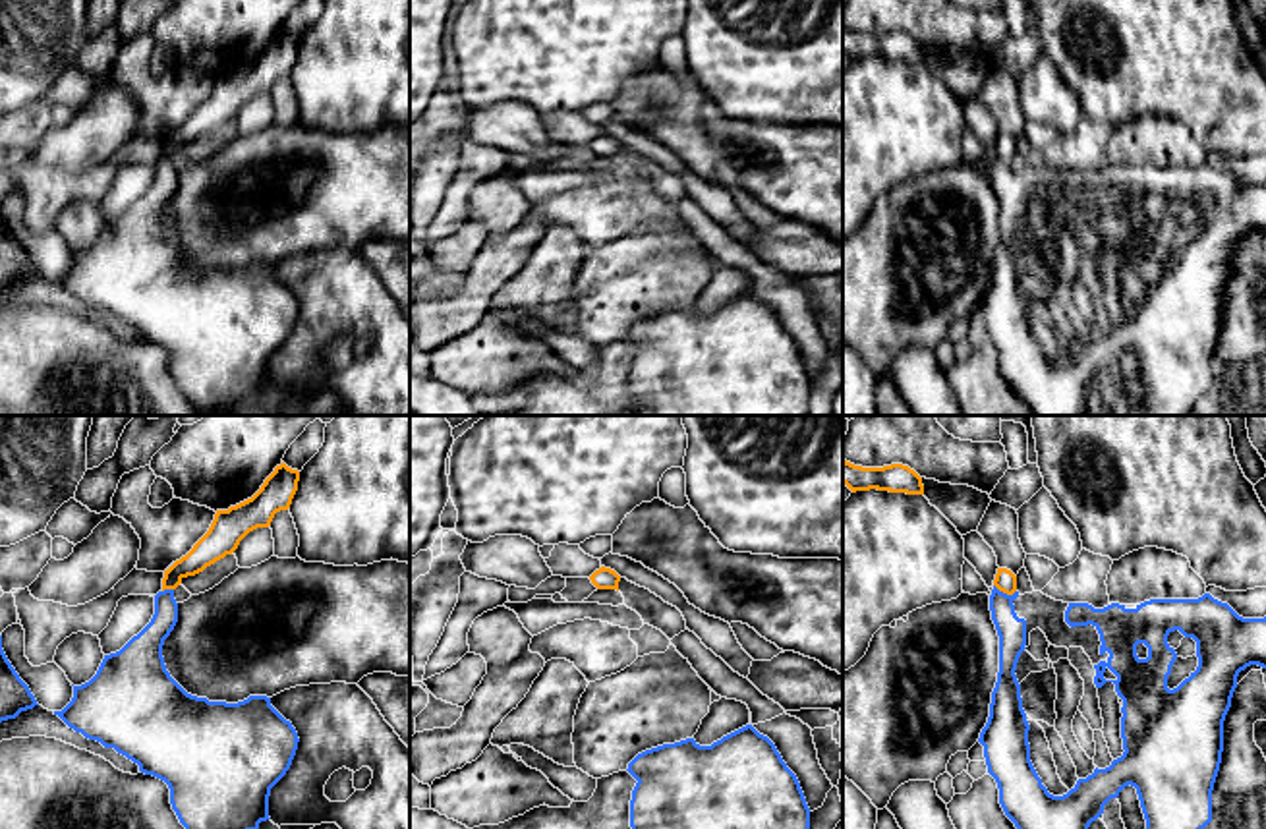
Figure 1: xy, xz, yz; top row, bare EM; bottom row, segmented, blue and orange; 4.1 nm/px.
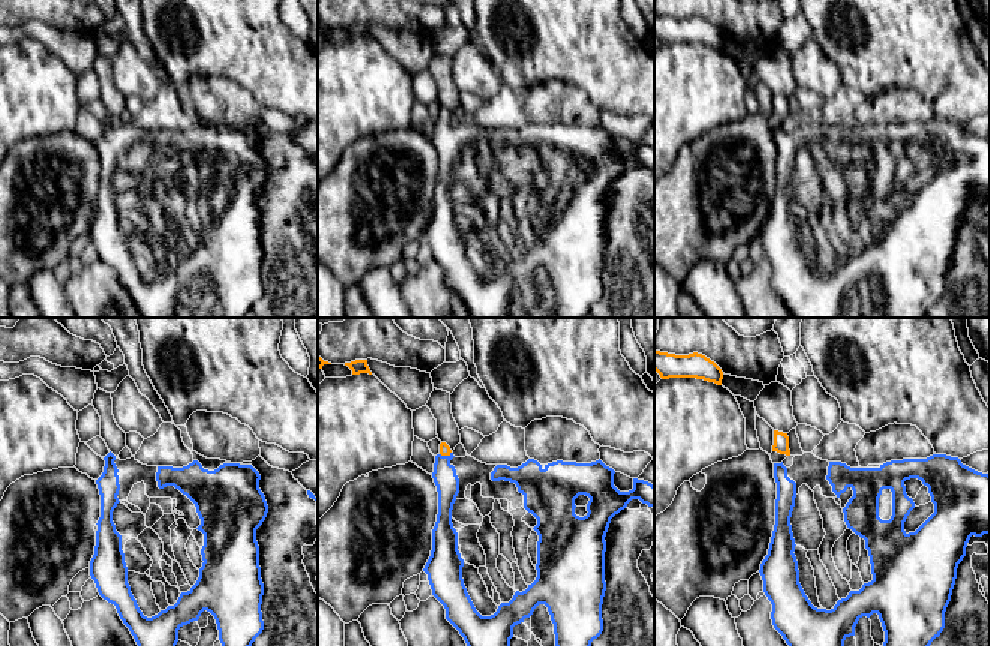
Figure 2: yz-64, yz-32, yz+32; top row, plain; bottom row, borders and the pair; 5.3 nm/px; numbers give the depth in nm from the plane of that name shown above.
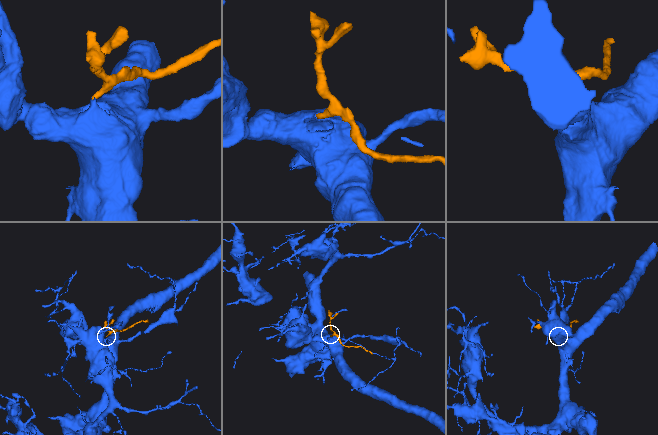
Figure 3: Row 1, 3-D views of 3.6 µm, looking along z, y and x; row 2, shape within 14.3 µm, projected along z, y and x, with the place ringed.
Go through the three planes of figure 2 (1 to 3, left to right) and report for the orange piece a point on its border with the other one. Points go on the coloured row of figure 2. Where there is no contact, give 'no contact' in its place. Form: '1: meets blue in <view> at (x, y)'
1: no contact
2: meets blue in yz-32 at (444, 456)
3: no contact

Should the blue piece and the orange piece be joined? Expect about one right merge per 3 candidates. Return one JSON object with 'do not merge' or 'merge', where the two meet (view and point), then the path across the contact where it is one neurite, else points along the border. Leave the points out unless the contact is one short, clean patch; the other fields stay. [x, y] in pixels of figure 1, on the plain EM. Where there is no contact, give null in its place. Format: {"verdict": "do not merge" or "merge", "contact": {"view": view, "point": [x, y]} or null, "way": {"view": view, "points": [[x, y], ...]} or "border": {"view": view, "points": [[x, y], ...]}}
{"verdict": "merge", "contact": {"view": "yz", "point": [1006, 161]}, "way": {"view": "yz", "points": [[1011, 198], [1006, 188], [1006, 161], [1006, 147]]}}

